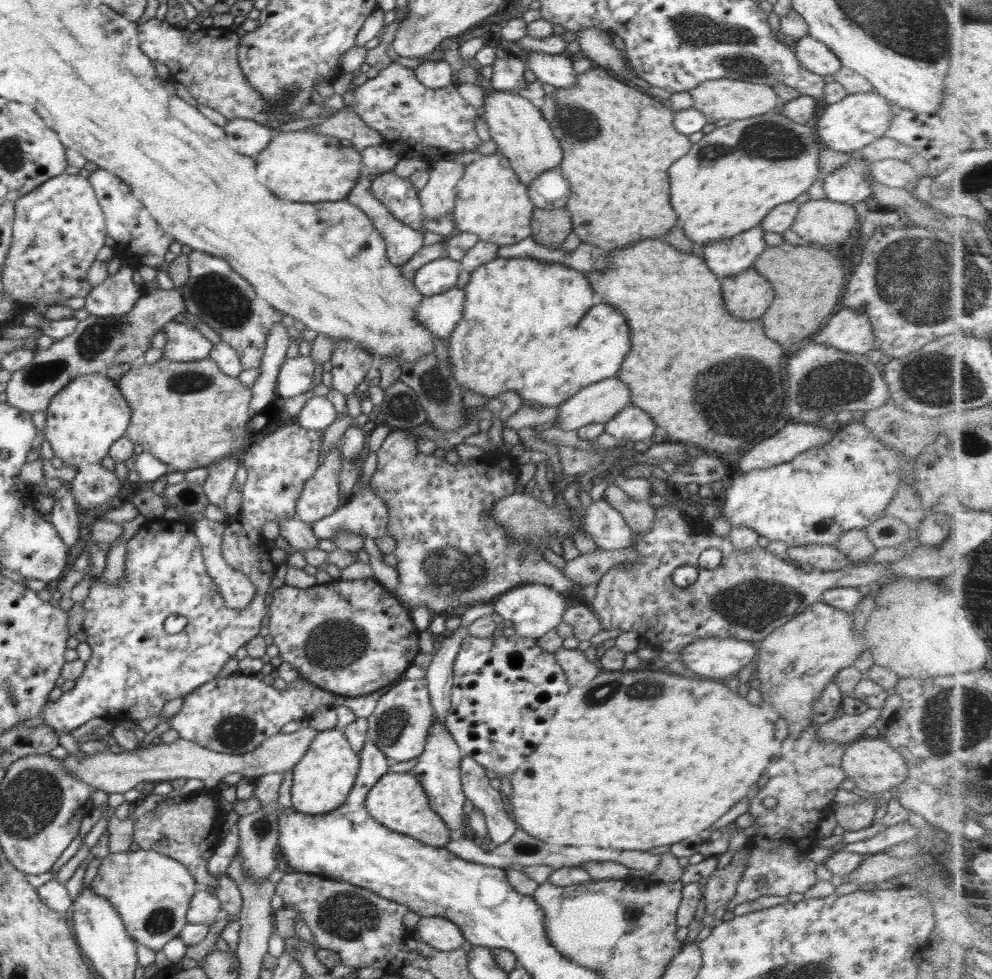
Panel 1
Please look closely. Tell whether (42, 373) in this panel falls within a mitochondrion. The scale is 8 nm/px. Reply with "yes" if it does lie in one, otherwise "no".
yes

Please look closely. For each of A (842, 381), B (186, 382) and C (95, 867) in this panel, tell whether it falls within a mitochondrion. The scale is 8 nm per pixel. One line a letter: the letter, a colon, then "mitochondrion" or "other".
A: mitochondrion
B: mitochondrion
C: other

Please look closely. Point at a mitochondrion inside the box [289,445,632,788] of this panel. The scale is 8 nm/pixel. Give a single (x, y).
(450, 570)

